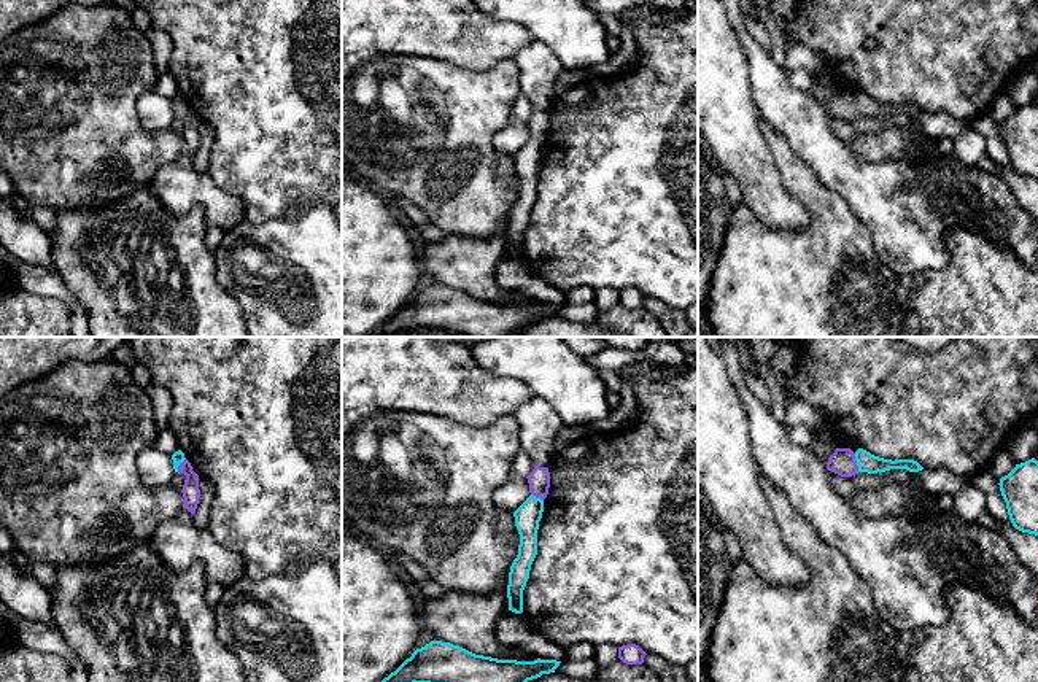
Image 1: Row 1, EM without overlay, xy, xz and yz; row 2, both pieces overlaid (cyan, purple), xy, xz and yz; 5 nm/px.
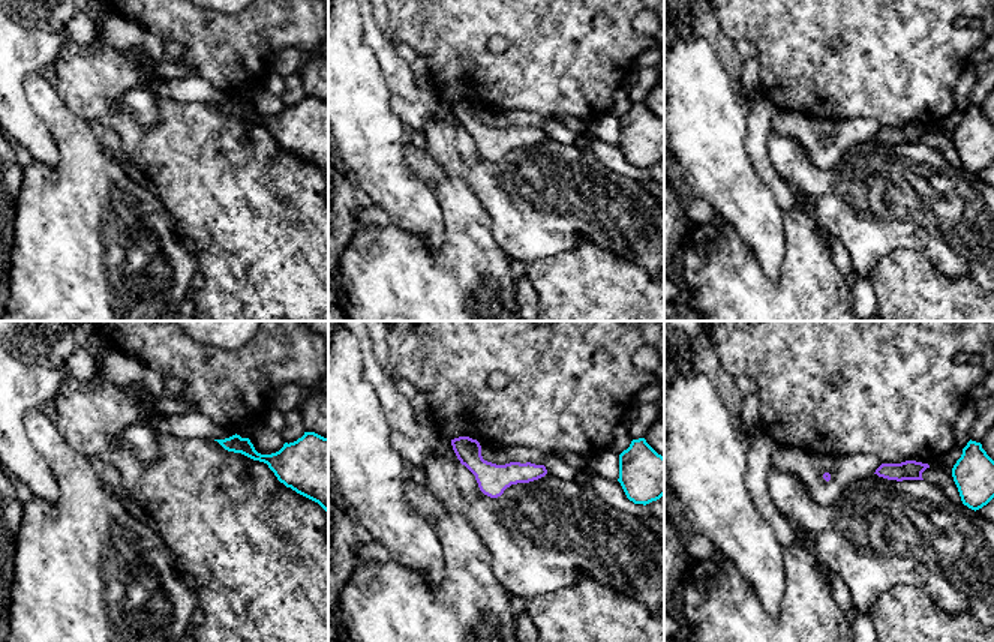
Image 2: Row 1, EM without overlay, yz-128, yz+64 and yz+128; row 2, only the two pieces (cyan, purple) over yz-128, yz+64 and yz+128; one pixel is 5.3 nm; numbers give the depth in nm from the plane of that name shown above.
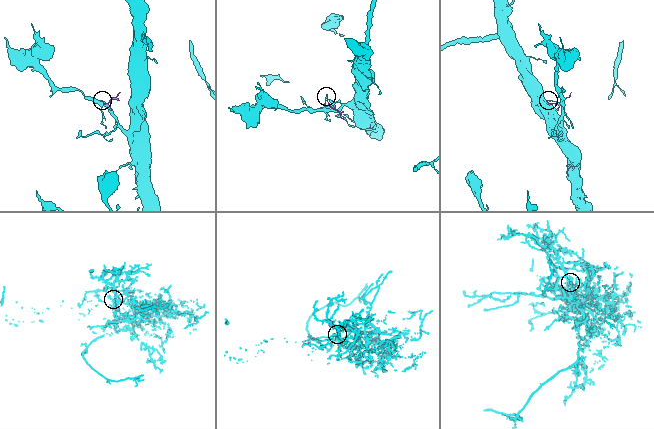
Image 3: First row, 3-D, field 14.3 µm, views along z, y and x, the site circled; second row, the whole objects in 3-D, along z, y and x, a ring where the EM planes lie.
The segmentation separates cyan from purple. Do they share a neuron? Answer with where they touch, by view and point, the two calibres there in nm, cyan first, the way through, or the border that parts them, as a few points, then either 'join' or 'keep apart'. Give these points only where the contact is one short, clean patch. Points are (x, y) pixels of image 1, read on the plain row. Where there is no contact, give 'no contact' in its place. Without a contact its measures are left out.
yz (857, 107) | 100/130 nm | along yz (854, 97), (859, 115) | keep apart

